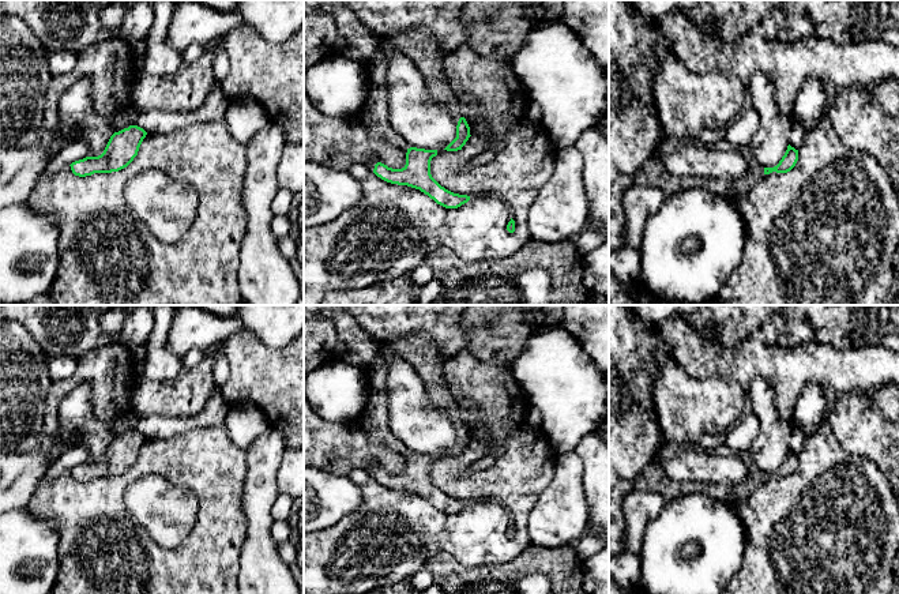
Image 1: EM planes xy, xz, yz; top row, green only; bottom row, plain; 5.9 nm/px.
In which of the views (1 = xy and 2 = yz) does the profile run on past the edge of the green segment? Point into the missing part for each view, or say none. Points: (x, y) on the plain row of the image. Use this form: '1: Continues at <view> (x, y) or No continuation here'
1: No continuation here
2: No continuation here

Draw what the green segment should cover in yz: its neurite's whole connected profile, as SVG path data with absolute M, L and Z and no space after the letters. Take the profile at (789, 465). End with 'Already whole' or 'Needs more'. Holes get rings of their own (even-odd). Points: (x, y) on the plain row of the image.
M789 450L779 469L774 473L764 473L764 480L770 480L772 477L787 478L795 471L797 466L798 466L798 455L795 455Z. Already whole

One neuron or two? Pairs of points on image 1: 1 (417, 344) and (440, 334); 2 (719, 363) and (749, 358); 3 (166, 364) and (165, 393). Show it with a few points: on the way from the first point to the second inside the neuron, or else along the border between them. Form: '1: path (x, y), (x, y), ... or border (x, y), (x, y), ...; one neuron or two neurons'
1: border (397, 338), (425, 334), (444, 358); two neurons
2: path (726, 363), (743, 363); one neuron
3: border (181, 365), (172, 380), (150, 380), (142, 376); two neurons

